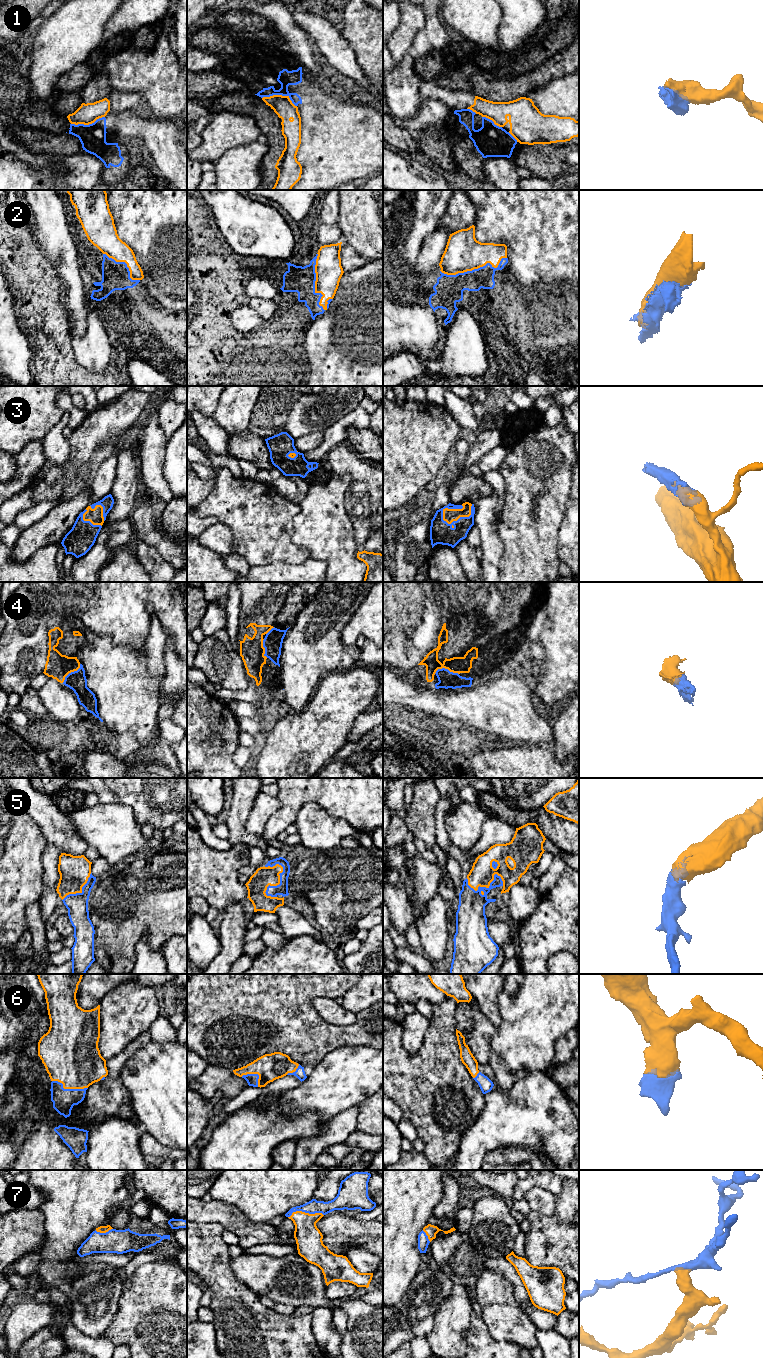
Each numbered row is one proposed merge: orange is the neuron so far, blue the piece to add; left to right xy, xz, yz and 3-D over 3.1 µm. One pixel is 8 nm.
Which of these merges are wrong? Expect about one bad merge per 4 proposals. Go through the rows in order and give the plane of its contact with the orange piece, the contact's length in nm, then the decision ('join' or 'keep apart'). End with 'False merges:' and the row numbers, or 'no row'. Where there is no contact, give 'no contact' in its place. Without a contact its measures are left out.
1: xz | 280 nm | keep apart
2: yz | 550 nm | join
3: yz | 280 nm | join
4: yz | 200 nm | join
5: xz | 280 nm | join
6: xy | 300 nm | join
7: xz | 280 nm | join
False merges: 1

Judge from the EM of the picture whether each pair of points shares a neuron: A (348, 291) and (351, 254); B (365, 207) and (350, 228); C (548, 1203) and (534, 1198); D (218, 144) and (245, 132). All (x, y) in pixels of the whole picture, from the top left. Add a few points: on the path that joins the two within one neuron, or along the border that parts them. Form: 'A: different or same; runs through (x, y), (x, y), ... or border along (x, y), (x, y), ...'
A: different; border along (371, 260), (360, 267), (344, 272)
B: same; runs through (365, 212), (355, 223)
C: same; runs through (545, 1203), (537, 1198)
D: same; runs through (225, 137), (230, 132), (238, 132)

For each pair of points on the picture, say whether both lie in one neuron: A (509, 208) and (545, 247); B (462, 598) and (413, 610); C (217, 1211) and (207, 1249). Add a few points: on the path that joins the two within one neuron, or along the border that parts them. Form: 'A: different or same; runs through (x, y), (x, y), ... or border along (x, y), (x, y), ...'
A: same; runs through (519, 218), (538, 237)
B: different; border along (437, 599), (441, 608)
C: different; border along (197, 1222), (217, 1222), (225, 1229)

